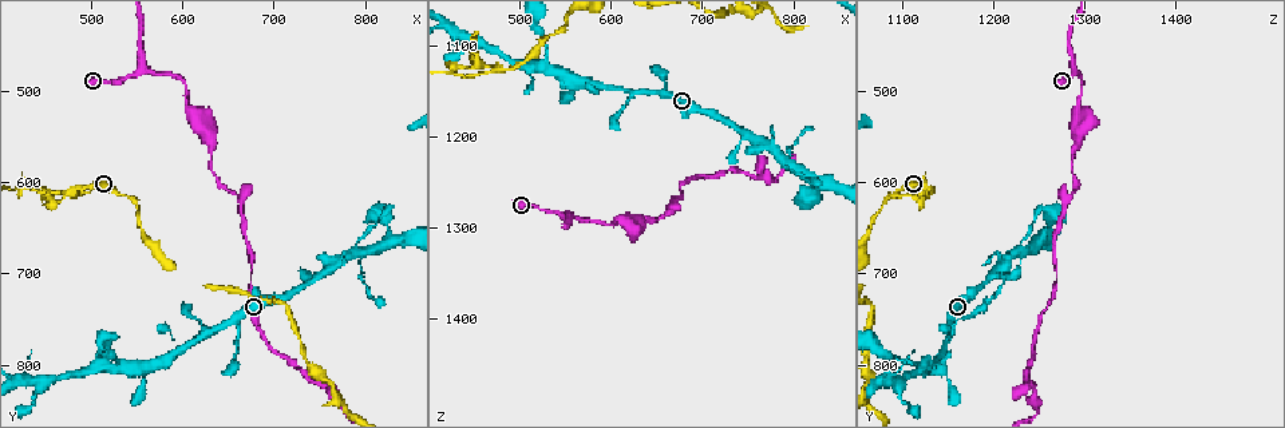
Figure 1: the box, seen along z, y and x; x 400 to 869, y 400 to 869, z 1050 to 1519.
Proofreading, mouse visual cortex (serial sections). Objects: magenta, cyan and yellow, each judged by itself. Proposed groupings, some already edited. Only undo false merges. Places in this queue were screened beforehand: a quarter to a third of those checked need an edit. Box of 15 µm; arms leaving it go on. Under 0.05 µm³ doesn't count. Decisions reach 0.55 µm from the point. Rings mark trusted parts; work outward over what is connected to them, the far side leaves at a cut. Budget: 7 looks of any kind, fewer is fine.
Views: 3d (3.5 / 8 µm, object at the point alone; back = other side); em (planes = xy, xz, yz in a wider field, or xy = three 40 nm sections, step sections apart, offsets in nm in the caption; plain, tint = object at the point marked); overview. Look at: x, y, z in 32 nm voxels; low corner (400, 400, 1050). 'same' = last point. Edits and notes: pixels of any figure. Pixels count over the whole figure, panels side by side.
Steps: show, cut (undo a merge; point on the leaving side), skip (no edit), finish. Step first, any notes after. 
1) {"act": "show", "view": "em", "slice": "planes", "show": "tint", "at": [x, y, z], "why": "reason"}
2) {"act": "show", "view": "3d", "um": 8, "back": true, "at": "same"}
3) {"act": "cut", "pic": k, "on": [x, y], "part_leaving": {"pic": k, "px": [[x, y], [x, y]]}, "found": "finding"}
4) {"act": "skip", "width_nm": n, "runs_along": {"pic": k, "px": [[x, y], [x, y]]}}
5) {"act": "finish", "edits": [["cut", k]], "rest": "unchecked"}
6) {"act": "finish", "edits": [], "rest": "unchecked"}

{"act": "show", "view": "3d", "um": 3.5, "at": [475, 610, 1130], "why": "a narrow waist"}

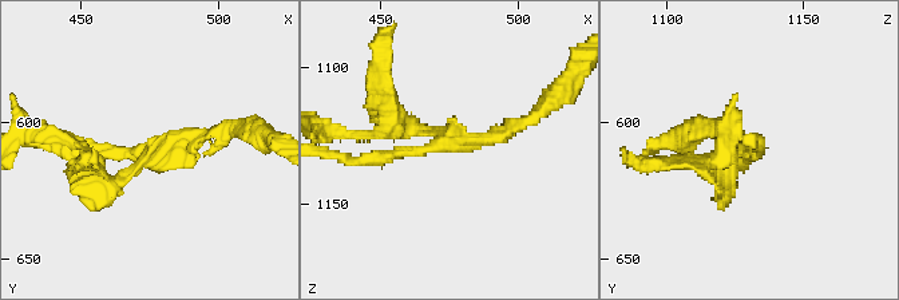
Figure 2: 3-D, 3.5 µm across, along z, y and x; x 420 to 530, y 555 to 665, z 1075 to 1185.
{"act": "show", "view": "em", "slice": "xy", "step": 1, "show": "tint", "at": [474, 611, 1128]}

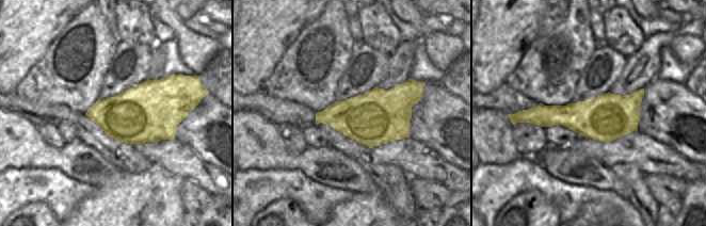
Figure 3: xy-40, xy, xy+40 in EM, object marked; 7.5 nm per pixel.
{"act": "show", "view": "em", "slice": "planes", "show": "tint", "at": "same", "why": "cut it another way"}

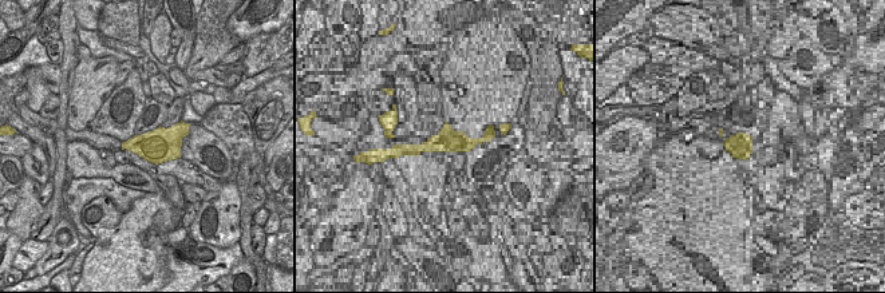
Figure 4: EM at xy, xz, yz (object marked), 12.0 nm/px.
{"act": "cut", "pic": 2, "on": [102, 178], "part_leaving": {"pic": 2, "px": [[139, 164], [110, 185], [78, 164]]}, "found": "a second cell is stuck on"}

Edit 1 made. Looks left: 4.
{"act": "show", "view": "3d", "um": 3.5, "at": [550, 480, 1290]}

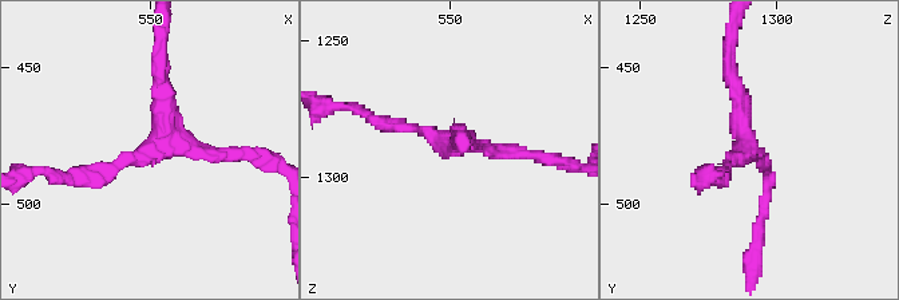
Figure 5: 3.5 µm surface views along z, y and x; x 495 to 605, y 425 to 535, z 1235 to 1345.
{"act": "show", "view": "em", "slice": "xy", "step": 1, "show": "tint", "at": [552, 479, 1287], "why": "shape alone is not enough"}

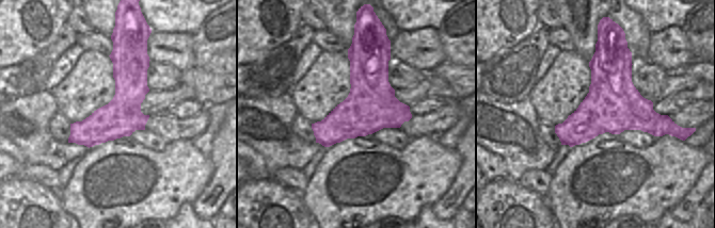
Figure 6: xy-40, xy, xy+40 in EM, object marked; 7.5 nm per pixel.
{"act": "skip", "runs_along": {"pic": 5, "px": [[381, 121], [542, 158]]}, "found": "continuous, no second cell"}

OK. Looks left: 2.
{"act": "show", "view": "3d", "um": 3.5, "at": [615, 525, 1290], "why": "a fork"}

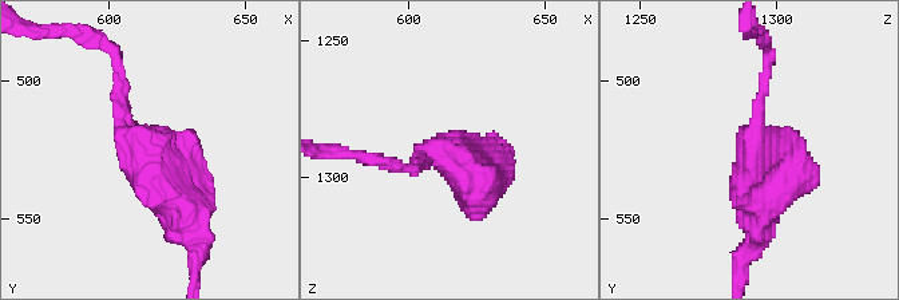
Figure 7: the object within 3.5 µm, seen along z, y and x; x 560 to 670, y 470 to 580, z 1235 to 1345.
{"act": "show", "view": "em", "slice": "xy", "step": 3, "show": "tint", "at": [616, 526, 1293], "why": "need the tissue"}

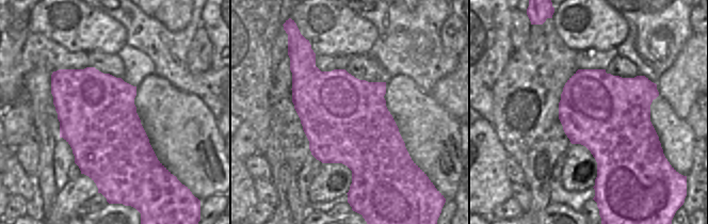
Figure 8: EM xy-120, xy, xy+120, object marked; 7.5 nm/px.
{"act": "skip", "runs_along": {"pic": 7, "px": [[117, 77], [117, 122], [191, 228]]}, "found": "one cell here"}

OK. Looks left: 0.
{"act": "finish", "edits": [["cut", 2]], "rest": "unchecked"}

